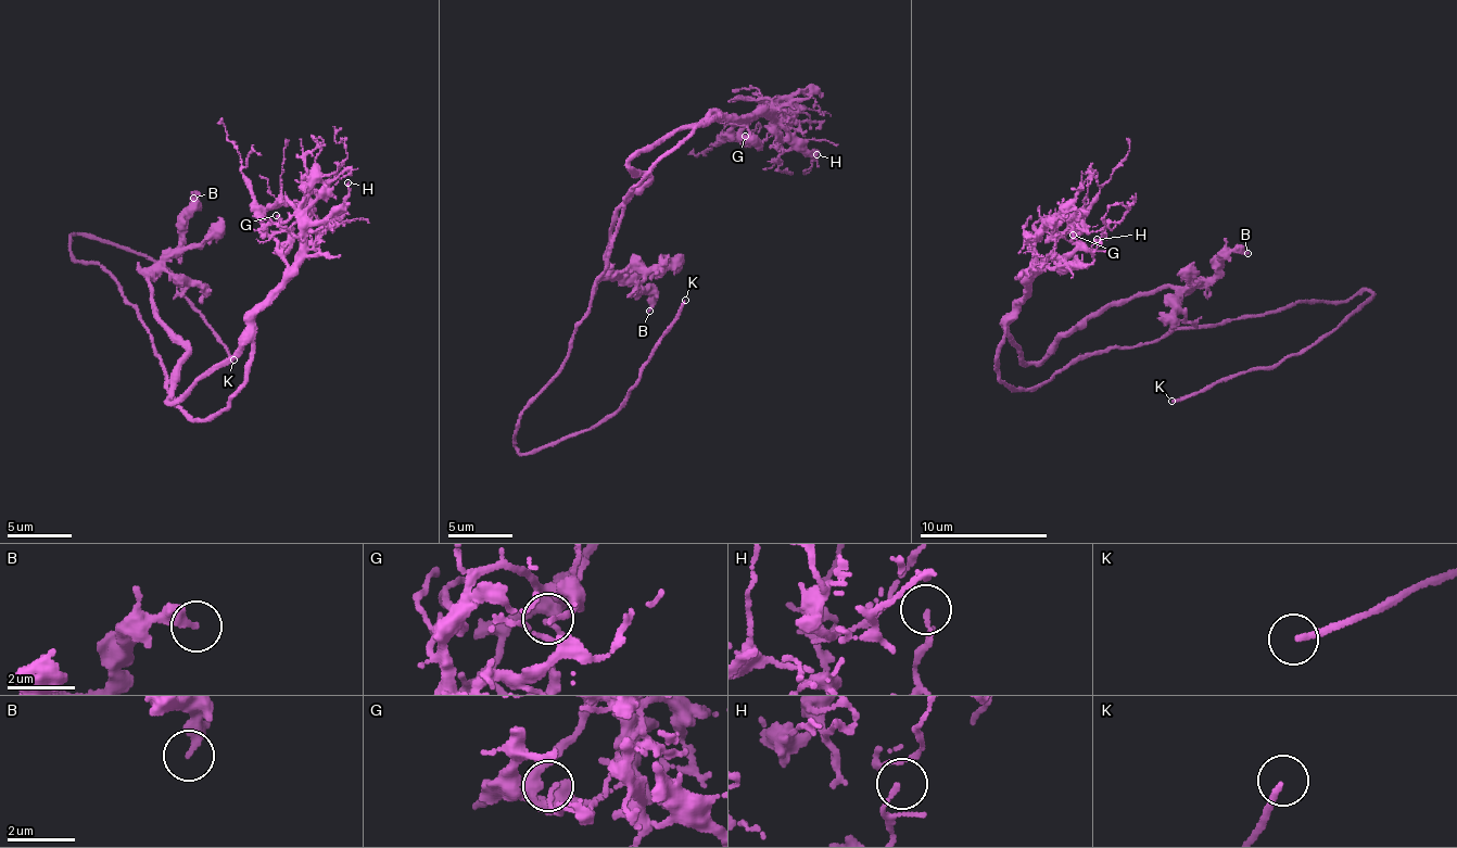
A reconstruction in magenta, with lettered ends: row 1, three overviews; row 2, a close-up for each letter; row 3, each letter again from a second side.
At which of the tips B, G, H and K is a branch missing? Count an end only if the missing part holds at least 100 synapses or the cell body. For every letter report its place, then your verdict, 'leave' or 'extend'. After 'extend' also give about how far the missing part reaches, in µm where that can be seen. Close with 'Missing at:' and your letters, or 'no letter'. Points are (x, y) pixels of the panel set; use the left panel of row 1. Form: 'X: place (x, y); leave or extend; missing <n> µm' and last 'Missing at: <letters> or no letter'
B: place (193, 198); leave
G: place (276, 215); leave
H: place (347, 182); leave
K: place (233, 359); extend; missing 20 µm
Missing at: K

